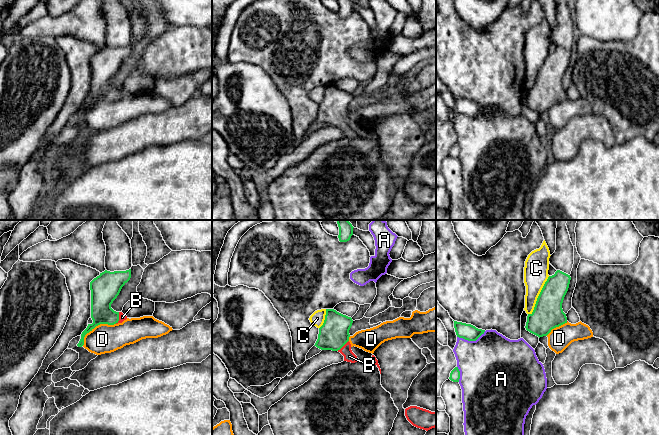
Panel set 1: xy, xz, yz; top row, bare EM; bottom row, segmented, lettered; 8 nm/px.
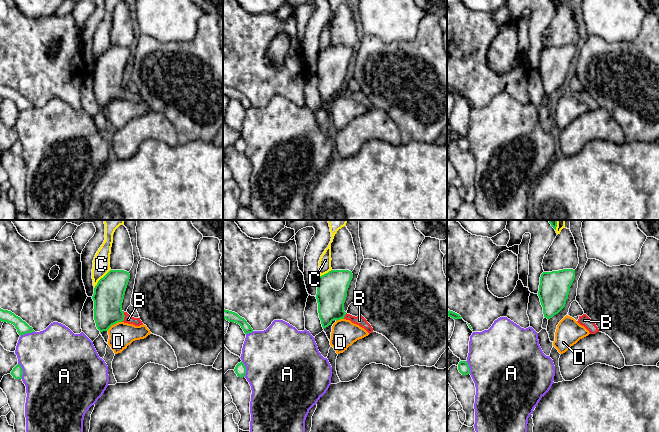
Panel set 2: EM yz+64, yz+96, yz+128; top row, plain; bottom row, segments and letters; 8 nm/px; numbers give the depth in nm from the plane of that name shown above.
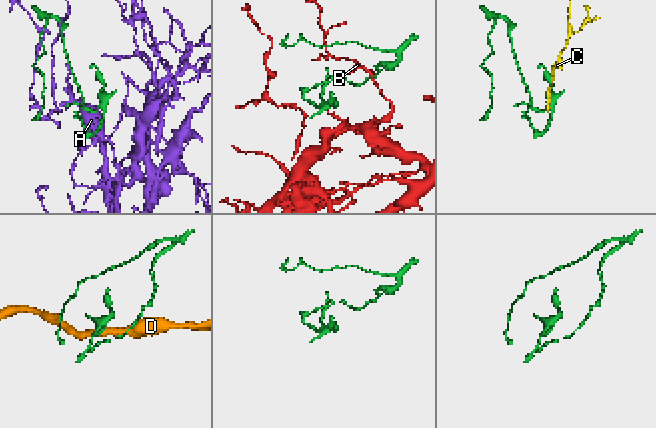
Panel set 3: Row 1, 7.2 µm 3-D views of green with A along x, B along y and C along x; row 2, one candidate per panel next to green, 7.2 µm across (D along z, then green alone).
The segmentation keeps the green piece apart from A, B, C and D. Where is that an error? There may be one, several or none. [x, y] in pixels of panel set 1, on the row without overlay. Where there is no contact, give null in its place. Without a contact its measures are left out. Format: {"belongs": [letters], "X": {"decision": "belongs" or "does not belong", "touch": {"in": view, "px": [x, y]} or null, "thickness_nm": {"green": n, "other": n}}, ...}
{"belongs": ["B"], "A": {"decision": "does not belong", "touch": {"in": "yz", "px": [471, 116]}, "thickness_nm": {"green": 130, "other": 460}}, "B": {"decision": "belongs", "touch": {"in": "xy", "px": [118, 94]}, "thickness_nm": {"green": 220, "other": 60}}, "C": {"decision": "does not belong", "touch": {"in": "yz", "px": [538, 72]}, "thickness_nm": {"green": 240, "other": 190}}, "D": {"decision": "does not belong", "touch": {"in": "xy", "px": [95, 102]}, "thickness_nm": {"green": 190, "other": 240}}}

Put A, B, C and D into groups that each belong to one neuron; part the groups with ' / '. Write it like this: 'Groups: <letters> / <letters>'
Groups: A C / B / D

